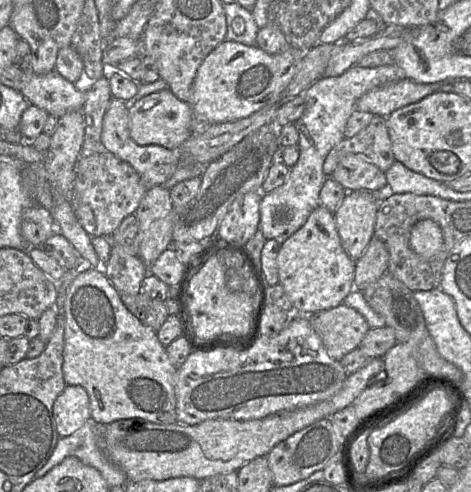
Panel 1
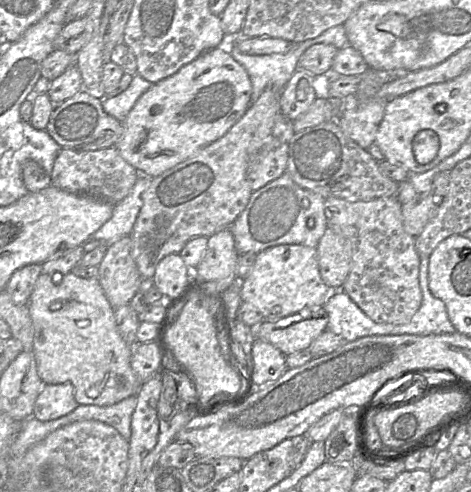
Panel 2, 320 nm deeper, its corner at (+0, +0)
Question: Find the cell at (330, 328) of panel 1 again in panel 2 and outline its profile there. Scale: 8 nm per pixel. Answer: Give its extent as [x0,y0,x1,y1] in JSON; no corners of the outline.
[255,307,327,356]

